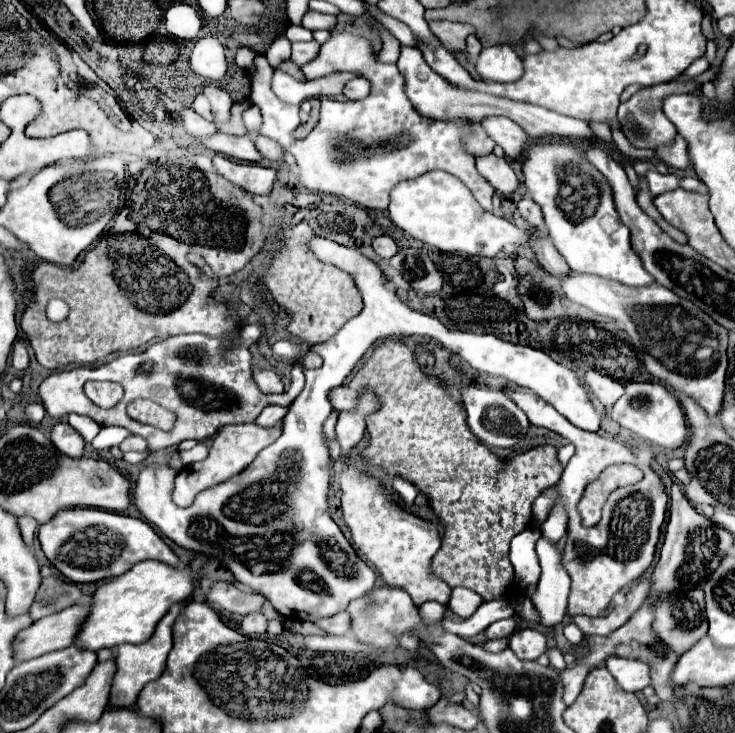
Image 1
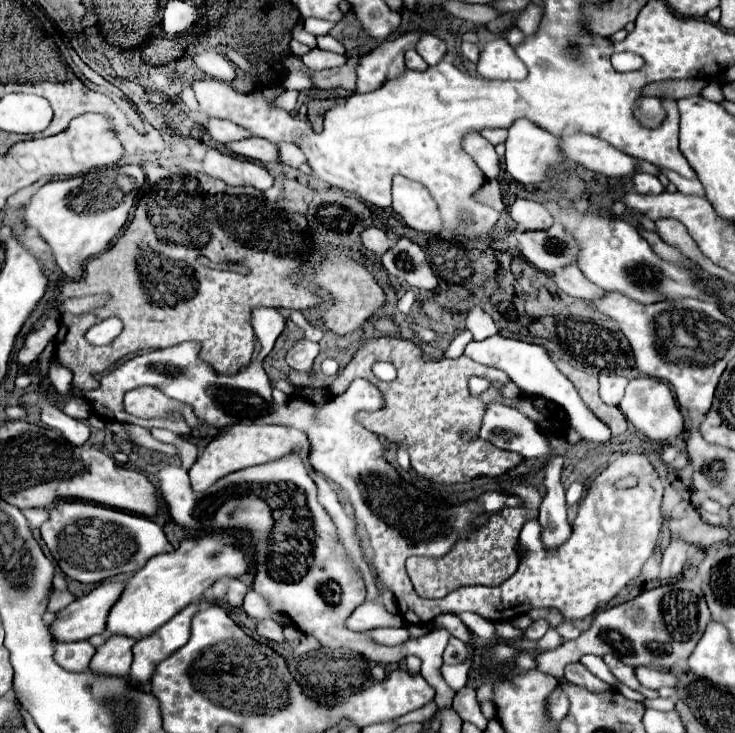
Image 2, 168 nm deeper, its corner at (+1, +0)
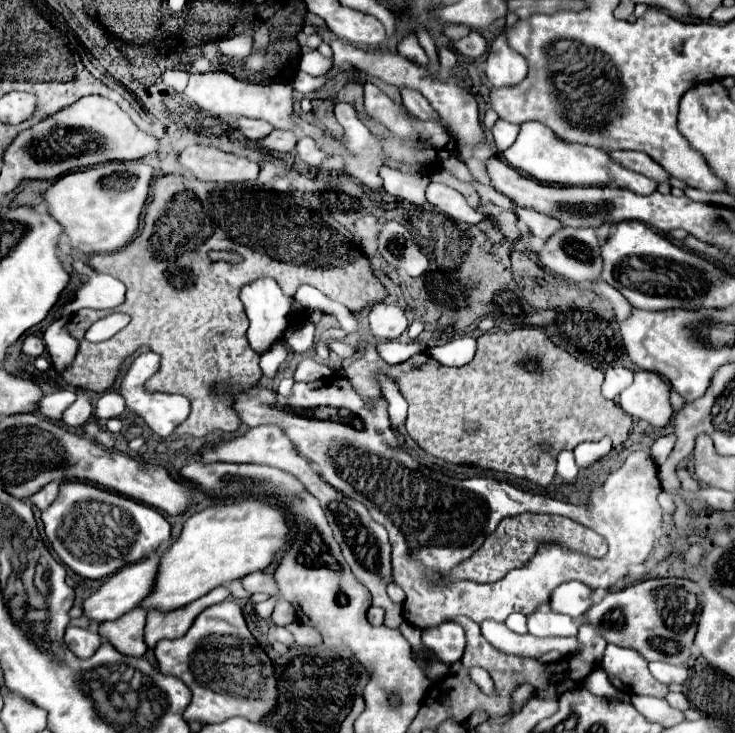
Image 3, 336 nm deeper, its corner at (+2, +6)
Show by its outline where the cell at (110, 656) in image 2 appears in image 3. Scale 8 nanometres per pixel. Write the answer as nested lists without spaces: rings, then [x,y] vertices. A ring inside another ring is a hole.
[[[134,608],[126,612],[122,618],[112,622],[102,622],[98,626],[98,634],[116,646],[122,654],[142,656],[148,646],[144,642],[144,626],[146,626],[146,610]]]

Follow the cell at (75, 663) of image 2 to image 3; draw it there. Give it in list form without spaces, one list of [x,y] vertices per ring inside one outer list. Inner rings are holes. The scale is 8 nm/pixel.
[[[68,626],[66,628],[66,636],[64,636],[66,646],[80,658],[90,658],[102,644],[102,636],[98,636],[92,630],[86,628],[76,628],[76,626]]]

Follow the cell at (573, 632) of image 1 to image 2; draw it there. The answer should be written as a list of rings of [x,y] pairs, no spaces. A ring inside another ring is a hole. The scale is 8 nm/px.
[[[563,622],[557,630],[559,630],[559,634],[561,634],[565,640],[575,640],[575,638],[581,634],[581,630],[579,630],[573,622]]]

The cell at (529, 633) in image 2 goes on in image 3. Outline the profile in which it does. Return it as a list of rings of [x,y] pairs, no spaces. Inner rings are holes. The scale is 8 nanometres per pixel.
[[[566,582],[552,592],[550,604],[556,612],[580,618],[592,606],[592,590],[582,582]]]

